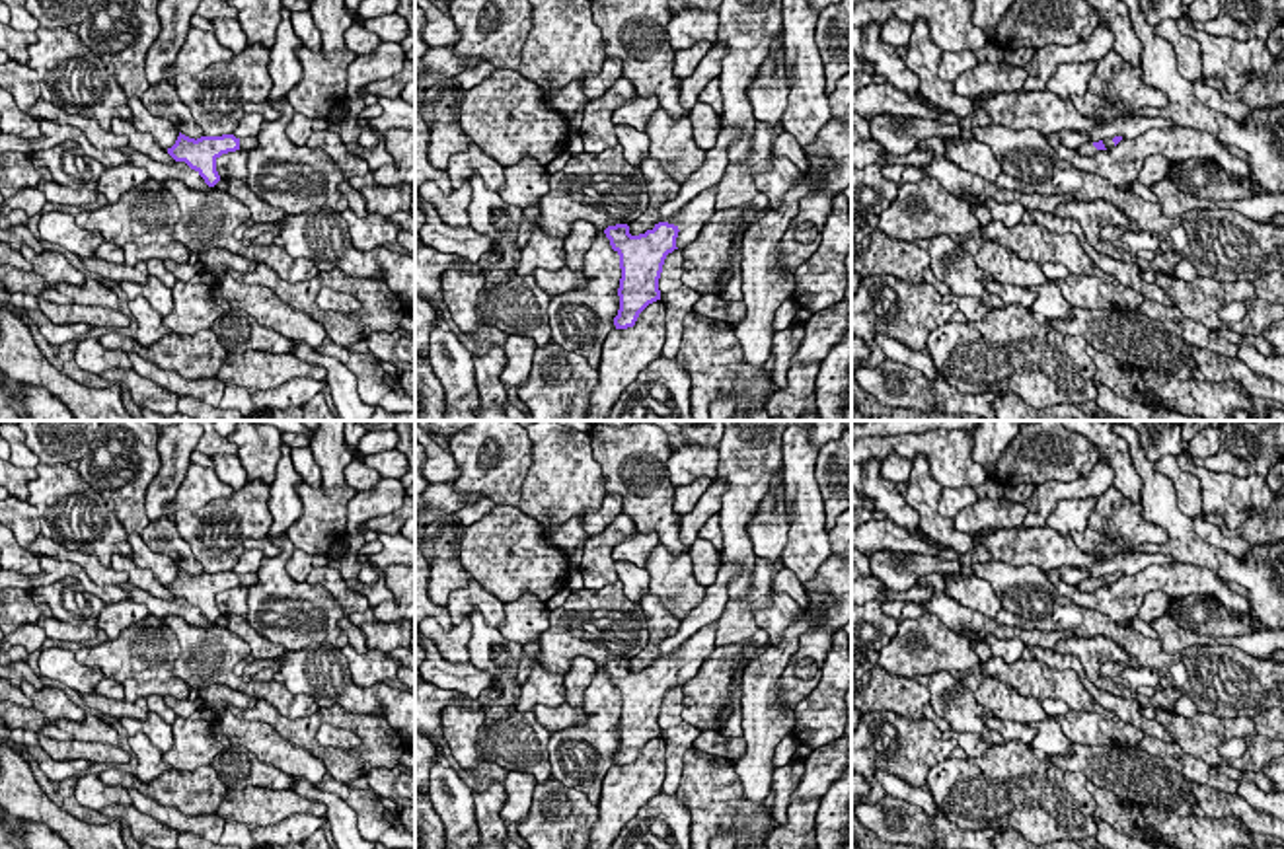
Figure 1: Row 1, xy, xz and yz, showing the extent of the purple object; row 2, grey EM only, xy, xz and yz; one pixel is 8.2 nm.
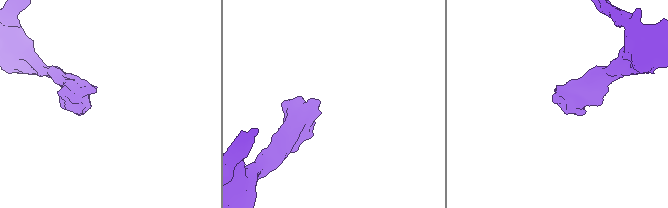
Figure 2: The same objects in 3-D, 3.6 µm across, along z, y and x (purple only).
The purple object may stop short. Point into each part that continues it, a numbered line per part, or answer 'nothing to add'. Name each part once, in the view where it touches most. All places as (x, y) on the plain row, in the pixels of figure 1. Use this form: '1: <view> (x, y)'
1: xz (698, 647)

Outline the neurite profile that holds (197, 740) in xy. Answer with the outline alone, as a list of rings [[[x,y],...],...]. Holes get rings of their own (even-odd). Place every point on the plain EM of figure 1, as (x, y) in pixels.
[[[205,707],[191,717],[177,717],[171,732],[173,746],[162,756],[170,769],[195,771],[232,748],[220,728],[220,717]]]

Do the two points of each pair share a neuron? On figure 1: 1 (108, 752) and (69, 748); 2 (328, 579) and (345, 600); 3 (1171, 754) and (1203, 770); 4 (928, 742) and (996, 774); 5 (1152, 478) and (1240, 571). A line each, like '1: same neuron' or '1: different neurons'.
1: same neuron
2: same neuron
3: same neuron
4: different neurons
5: same neuron

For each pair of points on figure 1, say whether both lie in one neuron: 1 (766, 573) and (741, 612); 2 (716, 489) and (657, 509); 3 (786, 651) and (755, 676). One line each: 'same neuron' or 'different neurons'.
1: same neuron
2: different neurons
3: same neuron

